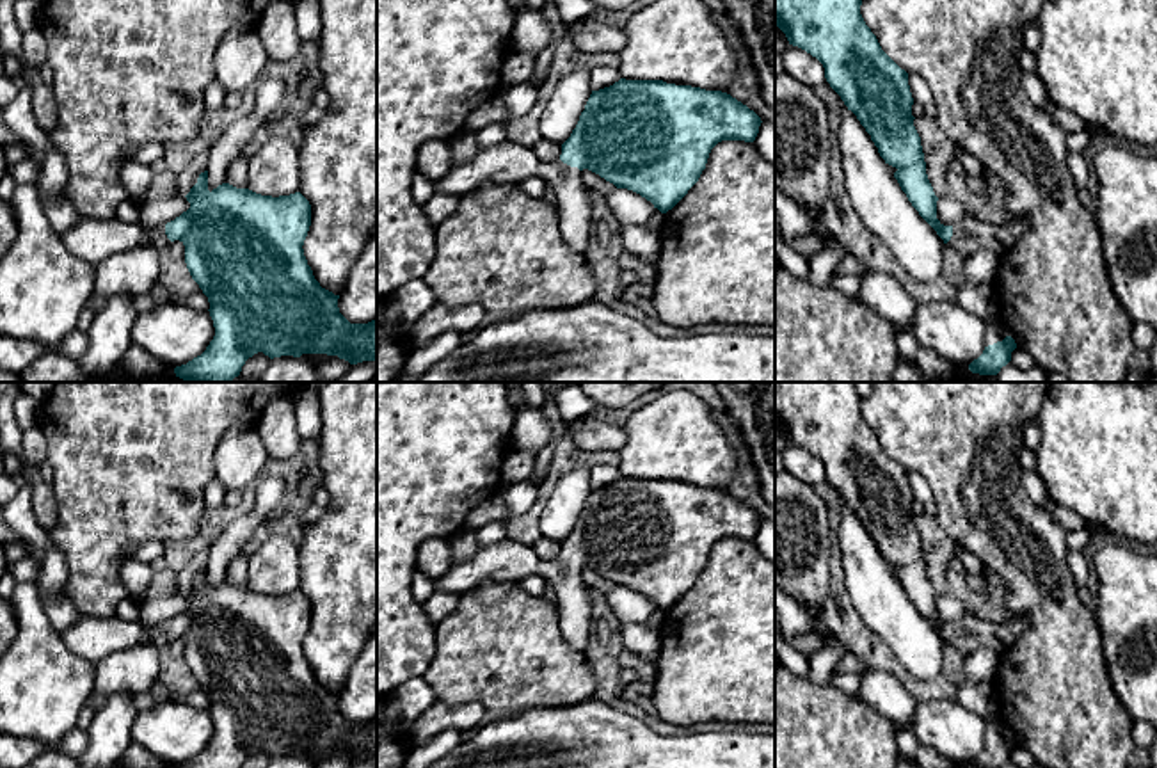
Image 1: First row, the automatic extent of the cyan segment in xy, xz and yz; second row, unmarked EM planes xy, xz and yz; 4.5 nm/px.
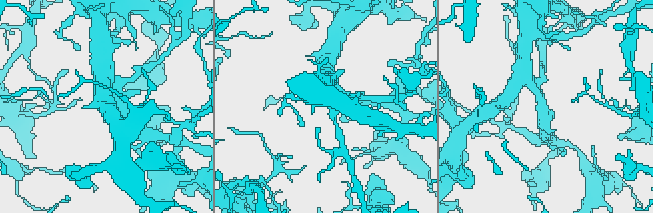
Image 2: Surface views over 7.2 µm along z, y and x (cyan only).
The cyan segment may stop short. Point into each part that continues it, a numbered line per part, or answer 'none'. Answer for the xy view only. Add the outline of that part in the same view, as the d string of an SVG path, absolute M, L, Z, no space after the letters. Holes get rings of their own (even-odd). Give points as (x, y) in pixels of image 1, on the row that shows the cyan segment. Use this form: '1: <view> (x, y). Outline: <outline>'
1: xy (93, 240). Outline: M116 217L107 220L80 219L60 238L73 256L91 265L98 265L116 252L135 249L146 242L158 251L171 244L165 235L165 224L149 229L140 222L123 222Z

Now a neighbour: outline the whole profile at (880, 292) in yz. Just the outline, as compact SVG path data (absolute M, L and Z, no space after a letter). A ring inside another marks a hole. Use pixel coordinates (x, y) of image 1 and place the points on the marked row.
M864 272L853 299L894 325L910 324L919 306L905 286L885 272Z

